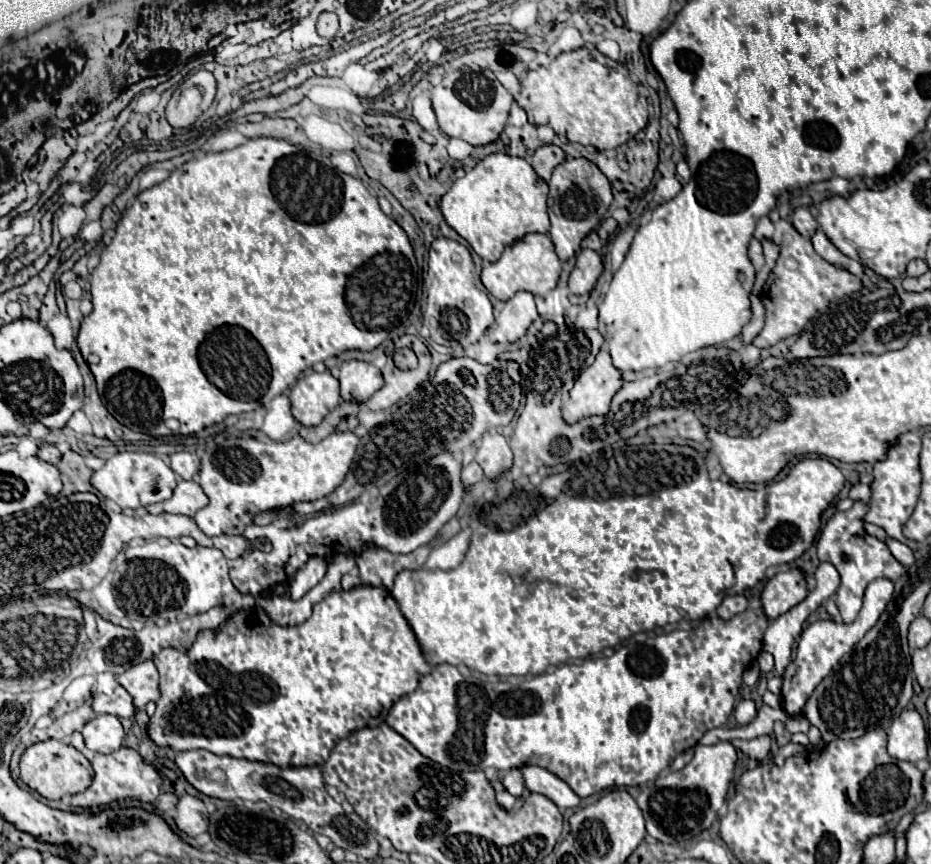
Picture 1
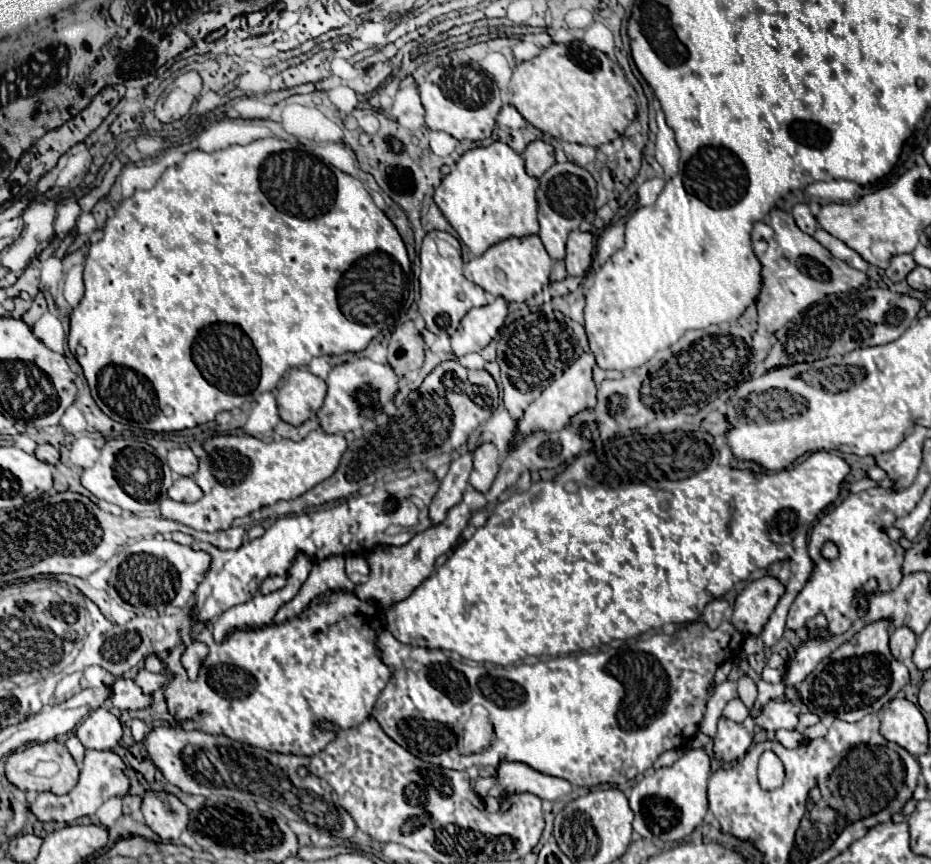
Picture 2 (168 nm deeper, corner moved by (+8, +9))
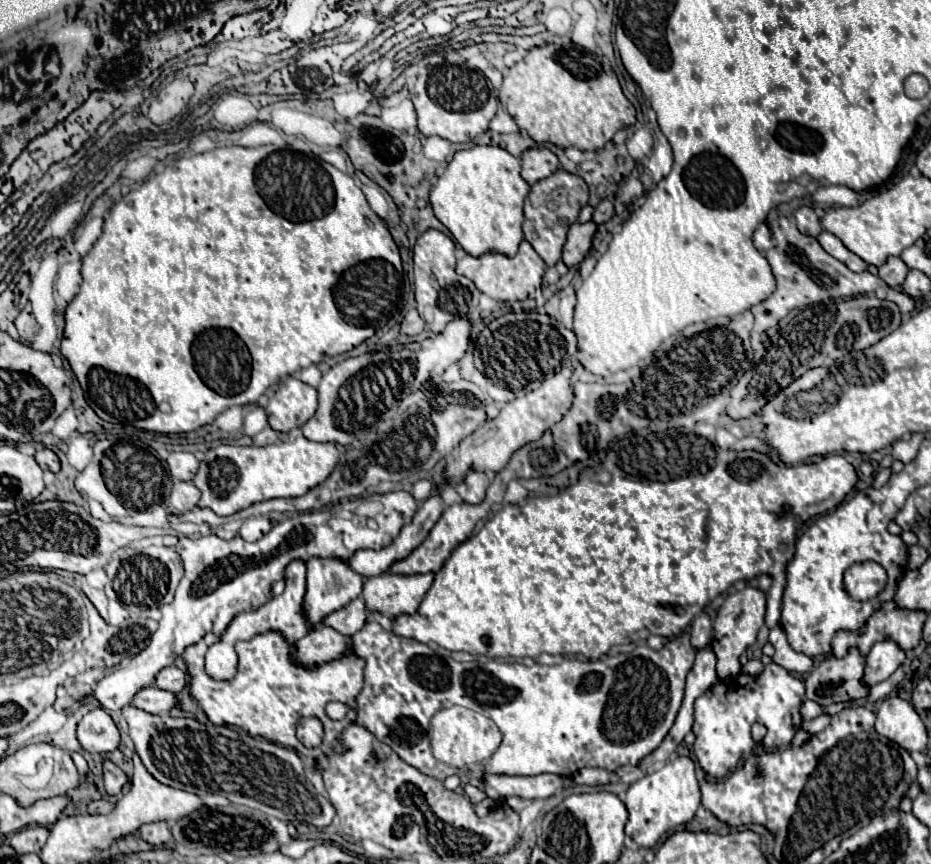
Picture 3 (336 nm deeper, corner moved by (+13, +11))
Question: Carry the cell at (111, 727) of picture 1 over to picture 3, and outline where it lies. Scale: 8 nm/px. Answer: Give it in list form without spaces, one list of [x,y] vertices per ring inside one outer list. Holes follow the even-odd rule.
[[[94,708],[78,724],[78,742],[88,752],[106,754],[118,748],[120,732],[104,708]]]

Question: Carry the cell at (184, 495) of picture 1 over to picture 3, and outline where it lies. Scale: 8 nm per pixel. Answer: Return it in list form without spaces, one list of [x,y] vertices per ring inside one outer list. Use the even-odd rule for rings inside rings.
[[[174,482],[172,494],[170,494],[170,504],[178,512],[194,510],[198,500],[200,500],[200,490],[192,482]]]

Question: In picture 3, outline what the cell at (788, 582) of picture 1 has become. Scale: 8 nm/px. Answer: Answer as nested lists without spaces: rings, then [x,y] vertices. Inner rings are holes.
[[[748,586],[736,594],[730,594],[724,600],[724,604],[720,606],[714,618],[714,640],[712,640],[712,648],[718,658],[718,666],[716,666],[718,678],[726,680],[740,674],[738,656],[756,642],[756,634],[764,626],[764,612],[766,612],[766,594],[760,588]]]

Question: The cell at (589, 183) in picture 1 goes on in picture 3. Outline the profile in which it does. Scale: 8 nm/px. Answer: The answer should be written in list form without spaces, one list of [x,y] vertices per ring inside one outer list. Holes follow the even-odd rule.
[[[564,168],[532,184],[532,190],[524,202],[524,238],[532,244],[532,248],[542,256],[548,266],[554,266],[560,260],[568,226],[578,220],[578,214],[586,204],[588,184],[578,174],[570,174]]]

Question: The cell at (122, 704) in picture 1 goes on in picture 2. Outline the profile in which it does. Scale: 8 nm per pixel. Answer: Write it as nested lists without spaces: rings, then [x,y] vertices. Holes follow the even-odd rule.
[[[119,678],[113,684],[111,702],[119,710],[143,710],[153,704],[153,698],[151,698],[151,694],[141,692],[141,688],[133,680]]]

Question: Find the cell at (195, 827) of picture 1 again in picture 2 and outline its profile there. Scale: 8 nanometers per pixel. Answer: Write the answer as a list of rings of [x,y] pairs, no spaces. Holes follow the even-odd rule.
[[[145,790],[141,798],[145,824],[163,842],[175,842],[189,822],[189,810],[183,806],[183,802],[171,794],[155,790]]]

